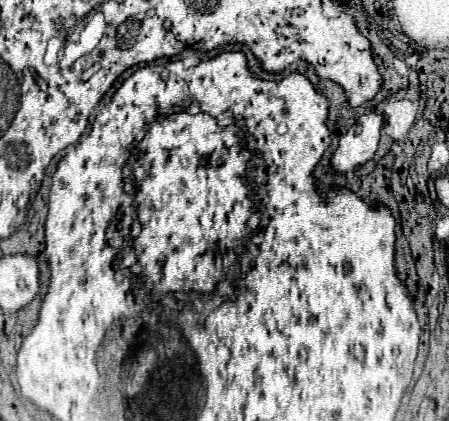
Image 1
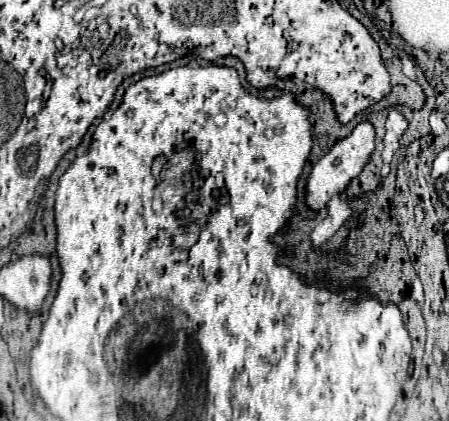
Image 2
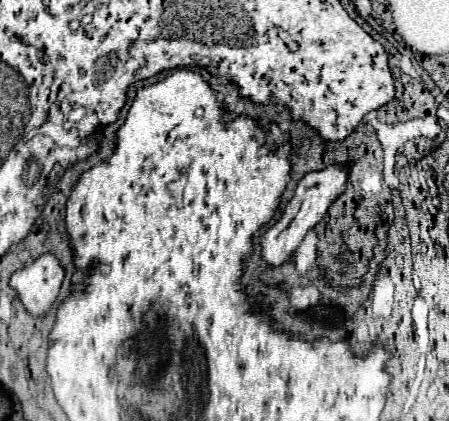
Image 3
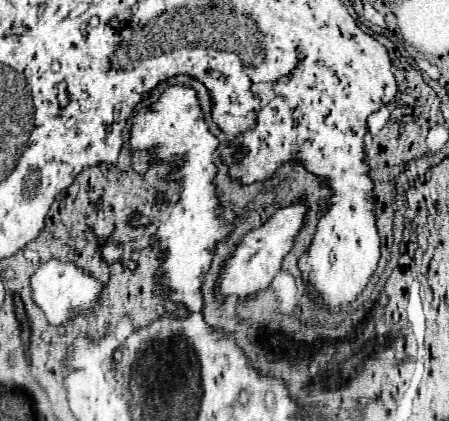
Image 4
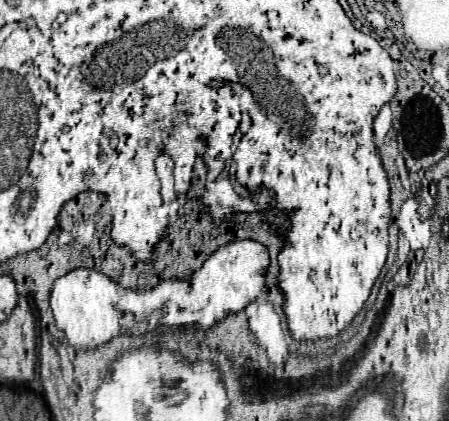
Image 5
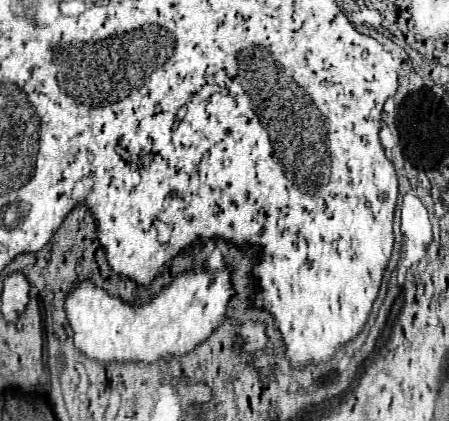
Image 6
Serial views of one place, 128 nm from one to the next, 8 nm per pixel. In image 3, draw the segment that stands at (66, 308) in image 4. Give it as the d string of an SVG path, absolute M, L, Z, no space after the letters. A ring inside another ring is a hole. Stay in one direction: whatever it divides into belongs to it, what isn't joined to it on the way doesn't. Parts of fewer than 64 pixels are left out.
M44 254L32 264L16 270L10 286L18 292L24 308L34 316L46 316L60 294L64 268L52 254Z

